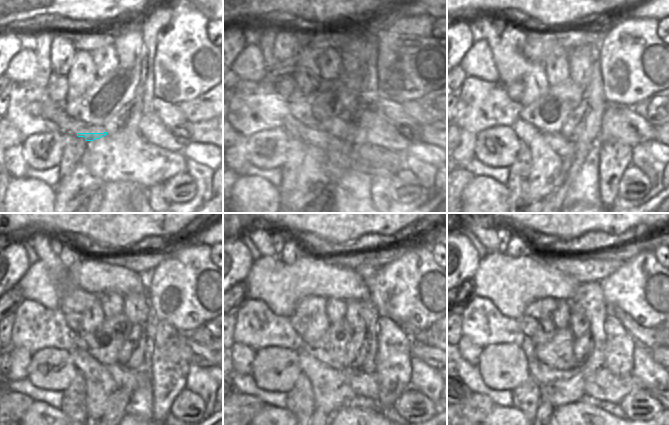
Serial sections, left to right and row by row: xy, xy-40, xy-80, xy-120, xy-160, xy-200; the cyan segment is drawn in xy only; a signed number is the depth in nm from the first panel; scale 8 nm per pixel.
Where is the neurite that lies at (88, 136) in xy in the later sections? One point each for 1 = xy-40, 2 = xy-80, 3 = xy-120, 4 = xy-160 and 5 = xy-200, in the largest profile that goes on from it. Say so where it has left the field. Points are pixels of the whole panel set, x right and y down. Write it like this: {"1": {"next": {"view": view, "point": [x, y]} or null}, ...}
{"1": {"next": {"view": "xy-40", "point": [328, 141]}}, "2": {"next": {"view": "xy-80", "point": [565, 149]}}, "3": {"next": {"view": "xy-120", "point": [127, 379]}}, "4": {"next": {"view": "xy-160", "point": [366, 384]}}, "5": {"next": {"view": "xy-200", "point": [603, 385]}}}

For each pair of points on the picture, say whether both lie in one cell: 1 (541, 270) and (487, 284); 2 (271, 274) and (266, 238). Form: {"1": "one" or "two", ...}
{"1": "one", "2": "two"}

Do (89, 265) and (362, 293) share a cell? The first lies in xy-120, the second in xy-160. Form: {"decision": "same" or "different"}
{"decision": "same"}

